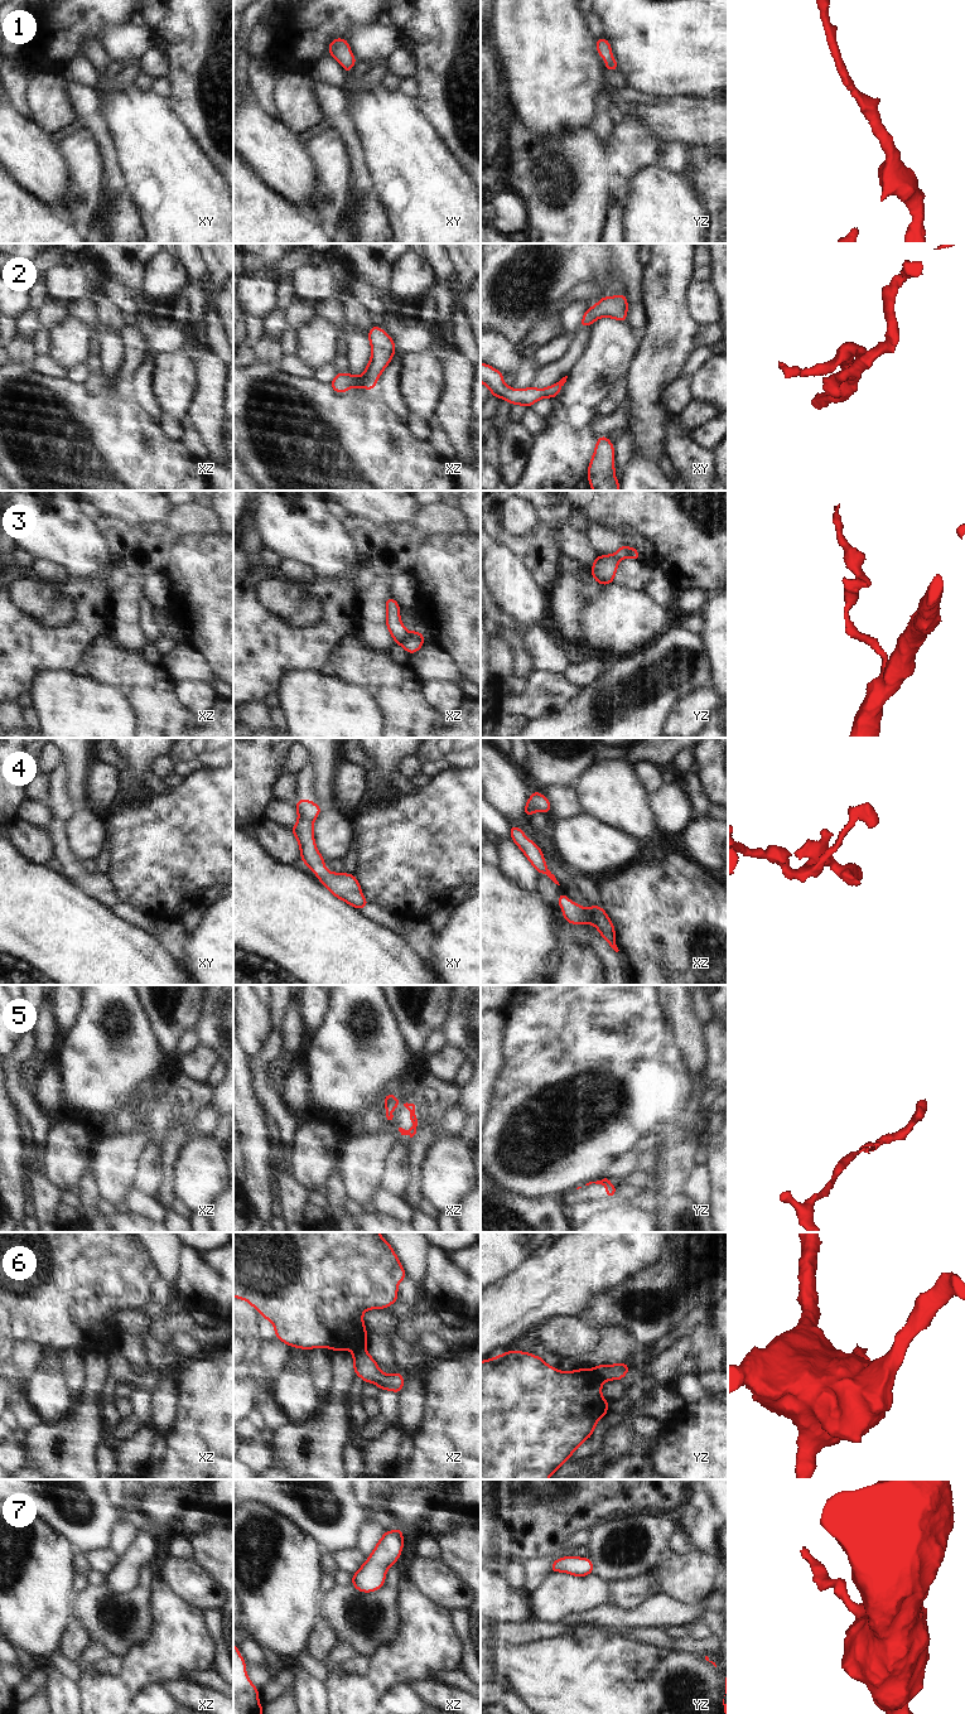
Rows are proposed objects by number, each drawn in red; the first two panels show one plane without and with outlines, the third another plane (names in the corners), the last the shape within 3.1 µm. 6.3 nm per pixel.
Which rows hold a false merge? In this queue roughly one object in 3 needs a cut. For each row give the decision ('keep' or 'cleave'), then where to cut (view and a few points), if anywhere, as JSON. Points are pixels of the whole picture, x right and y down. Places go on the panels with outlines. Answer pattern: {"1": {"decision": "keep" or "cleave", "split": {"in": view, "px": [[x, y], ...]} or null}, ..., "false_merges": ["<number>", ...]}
{"1": {"decision": "keep", "split": null}, "2": {"decision": "keep", "split": null}, "3": {"decision": "cleave", "split": {"in": "xz", "px": [[409, 633], [400, 643]]}}, "4": {"decision": "keep", "split": null}, "5": {"decision": "keep", "split": null}, "6": {"decision": "cleave", "split": {"in": "yz", "px": [[594, 1367], [604, 1380]]}}, "7": {"decision": "keep", "split": null}, "false_merges": ["3", "6"]}

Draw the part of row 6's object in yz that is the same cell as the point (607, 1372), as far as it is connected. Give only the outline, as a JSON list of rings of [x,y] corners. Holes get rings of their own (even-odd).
[[[617,1363],[617,1365],[598,1365],[594,1367],[597,1373],[604,1380],[623,1380],[624,1375],[632,1368],[627,1363]]]

